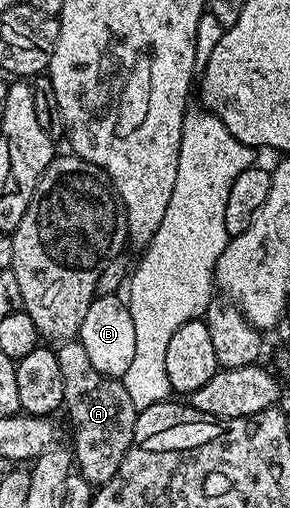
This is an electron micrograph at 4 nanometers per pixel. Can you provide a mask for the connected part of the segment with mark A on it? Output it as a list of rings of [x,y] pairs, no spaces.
[[[78,338],[59,343],[56,348],[60,374],[64,378],[64,404],[70,407],[74,423],[76,468],[93,486],[106,484],[120,470],[128,450],[136,443],[136,422],[139,409],[132,406],[132,397],[121,379],[105,376],[92,366],[85,346]]]

